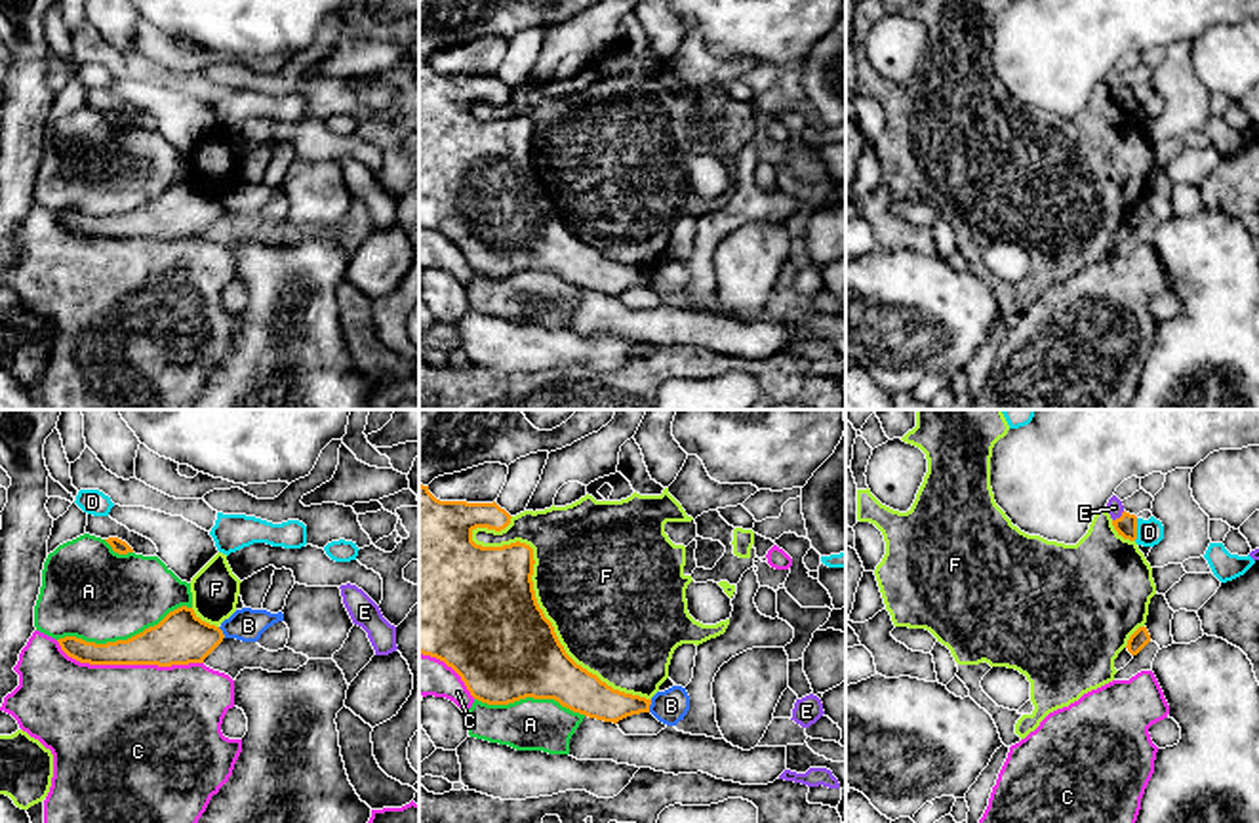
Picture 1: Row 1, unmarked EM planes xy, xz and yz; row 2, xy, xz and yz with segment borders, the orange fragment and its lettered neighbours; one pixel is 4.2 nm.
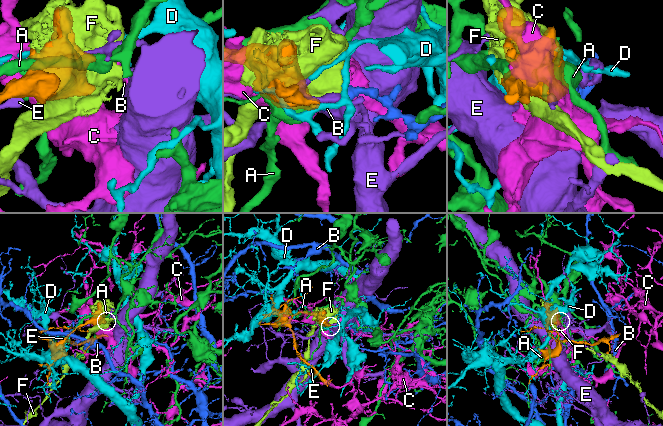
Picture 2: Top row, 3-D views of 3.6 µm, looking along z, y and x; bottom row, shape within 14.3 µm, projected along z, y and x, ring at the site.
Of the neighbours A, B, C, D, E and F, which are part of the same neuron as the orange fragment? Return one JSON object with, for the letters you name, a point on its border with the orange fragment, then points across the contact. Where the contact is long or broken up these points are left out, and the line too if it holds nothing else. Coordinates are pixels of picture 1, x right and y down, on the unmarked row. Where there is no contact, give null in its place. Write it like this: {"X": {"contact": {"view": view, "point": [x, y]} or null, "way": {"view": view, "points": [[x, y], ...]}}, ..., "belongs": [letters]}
{"belongs": []}

